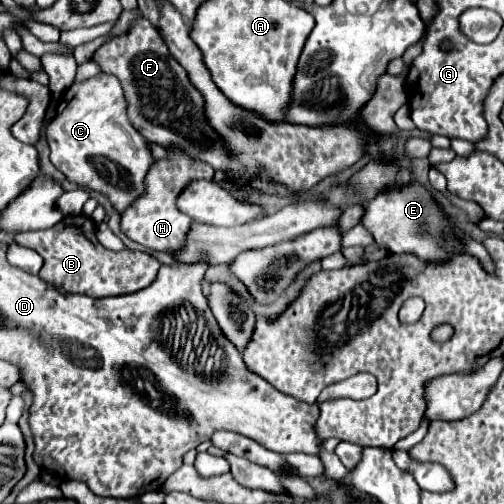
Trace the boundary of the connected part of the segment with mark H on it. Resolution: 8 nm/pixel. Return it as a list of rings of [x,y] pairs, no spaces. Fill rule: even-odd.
[[[166,147],[166,159],[154,161],[152,169],[148,169],[148,177],[144,179],[144,197],[120,213],[122,233],[144,247],[172,255],[172,249],[180,249],[180,245],[184,245],[184,233],[188,233],[188,225],[192,225],[192,219],[176,209],[176,195],[192,179],[212,179],[212,175],[214,169],[204,165],[204,161],[196,161],[194,157],[184,155],[182,149]]]

